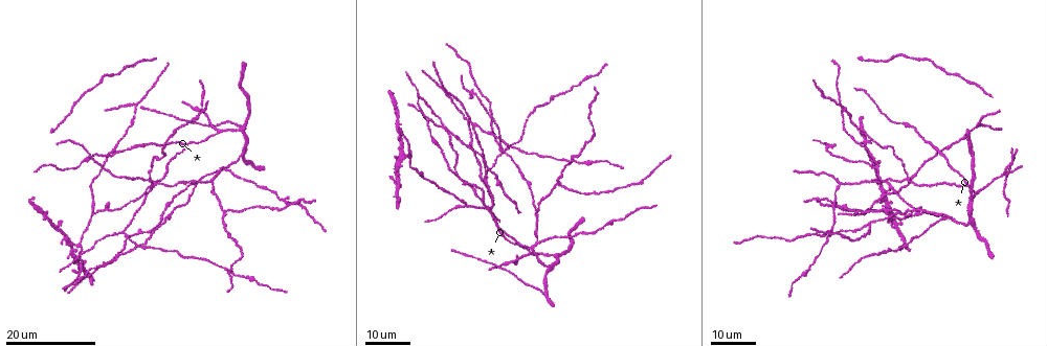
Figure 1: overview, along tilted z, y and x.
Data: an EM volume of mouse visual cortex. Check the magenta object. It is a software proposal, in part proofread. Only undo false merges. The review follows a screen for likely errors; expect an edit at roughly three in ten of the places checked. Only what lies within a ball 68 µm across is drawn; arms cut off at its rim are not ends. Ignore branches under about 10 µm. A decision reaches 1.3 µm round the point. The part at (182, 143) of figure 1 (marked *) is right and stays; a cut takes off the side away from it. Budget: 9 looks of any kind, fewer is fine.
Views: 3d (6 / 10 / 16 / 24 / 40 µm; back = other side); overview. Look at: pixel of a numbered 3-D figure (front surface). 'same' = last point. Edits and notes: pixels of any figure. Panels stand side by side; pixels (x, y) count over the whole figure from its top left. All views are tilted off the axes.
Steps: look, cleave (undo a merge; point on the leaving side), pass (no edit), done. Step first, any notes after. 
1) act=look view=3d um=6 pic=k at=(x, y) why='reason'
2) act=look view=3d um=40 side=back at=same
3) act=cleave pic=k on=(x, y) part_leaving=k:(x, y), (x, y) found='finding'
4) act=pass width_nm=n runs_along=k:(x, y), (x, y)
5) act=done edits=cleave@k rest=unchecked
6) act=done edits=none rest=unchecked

act=look view=3d um=16 pic=1 at=(539, 245) why='two arms in line, one across'

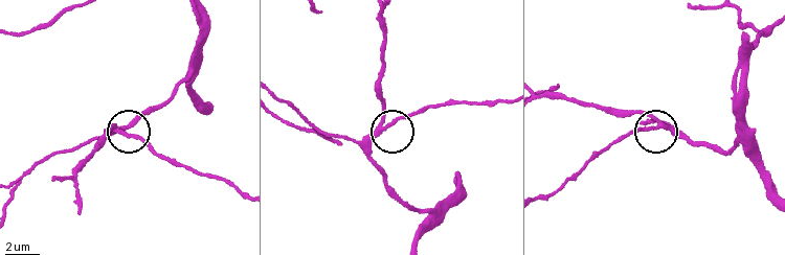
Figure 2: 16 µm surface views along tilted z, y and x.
act=look view=3d um=10 pic=2 at=(654, 127) why='closer look'

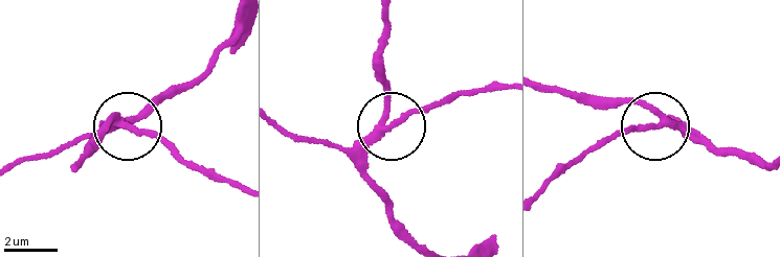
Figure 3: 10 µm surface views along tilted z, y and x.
act=look view=3d um=6 pic=3 at=(659, 125) why='zoom in'

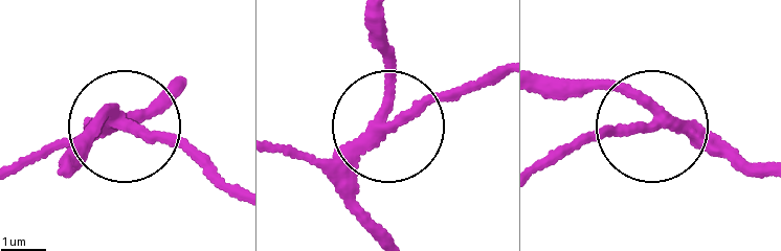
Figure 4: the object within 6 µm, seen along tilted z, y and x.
act=pass arms=3 runs_along=4:(759, 169), (668, 131), (553, 151) found='continuous, no second neuron'

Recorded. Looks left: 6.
act=look view=3d um=24 pic=1 at=(876, 168) why='three-way junction'

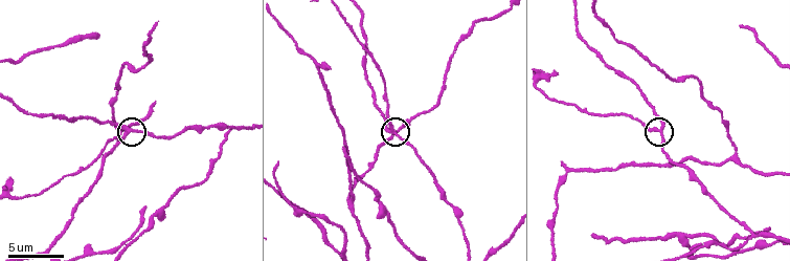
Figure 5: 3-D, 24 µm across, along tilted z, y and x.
act=look view=3d um=6 pic=5 at=(393, 129) why='zoom in'

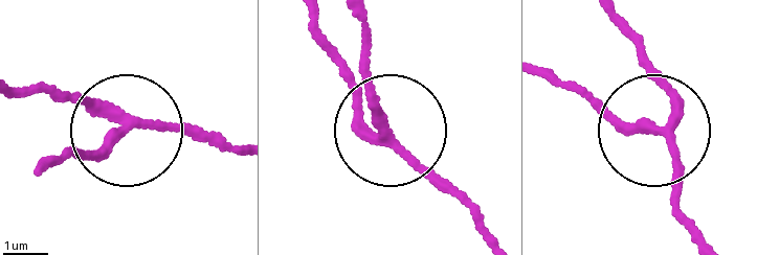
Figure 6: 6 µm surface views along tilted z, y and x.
act=cleave pic=6 on=(88, 154) side_arm_um=24 part_leaving=6:(127, 124), (104, 151), (44, 165) found='a second neuron is stuck on'

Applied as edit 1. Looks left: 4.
act=look view=overview why='redraw'

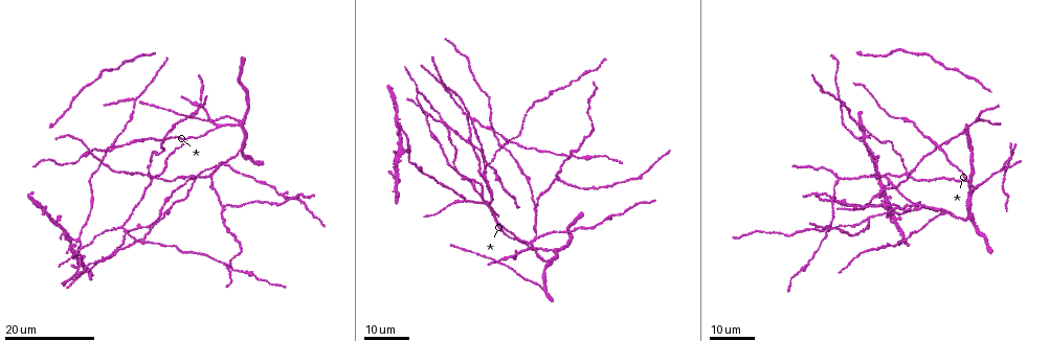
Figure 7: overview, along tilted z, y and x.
act=look view=3d um=24 pic=7 at=(77, 239) why='two arms in line, one across'

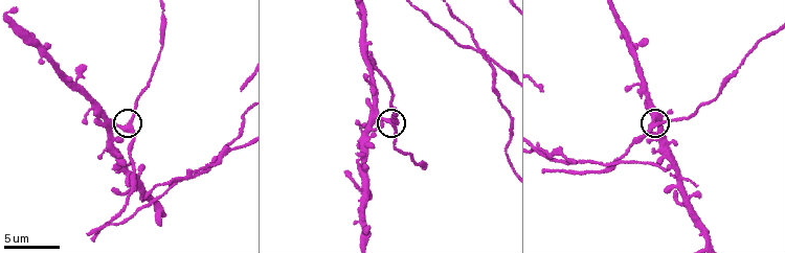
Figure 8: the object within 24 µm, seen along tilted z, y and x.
act=look view=3d um=6 pic=8 at=(128, 127)

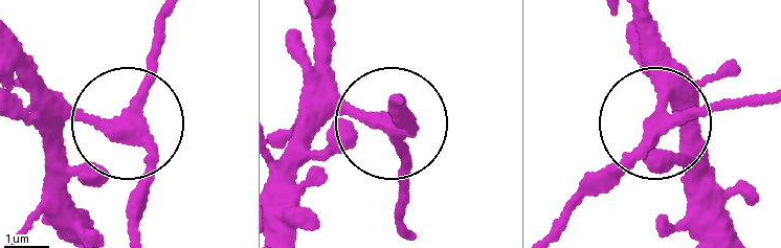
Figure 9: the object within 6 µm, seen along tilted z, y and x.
act=look view=3d um=6 side=back pic=9 at=(653, 133)

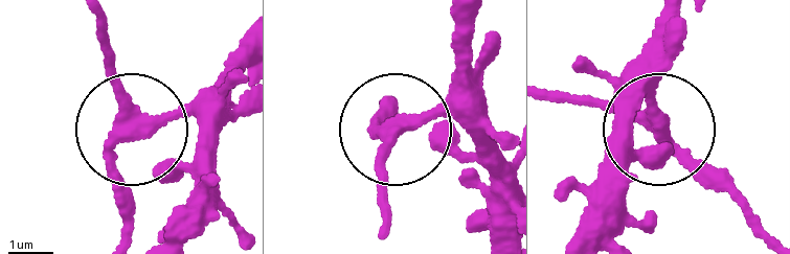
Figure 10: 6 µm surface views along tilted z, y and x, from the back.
act=cleave pic=10 on=(112, 65) width_nm=280 part_leaving=10:(125, 120), (99, 22) found='two neurons meet here'

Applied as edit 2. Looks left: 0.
act=done edits=cleave@6,cleave@10 rest=unchecked

